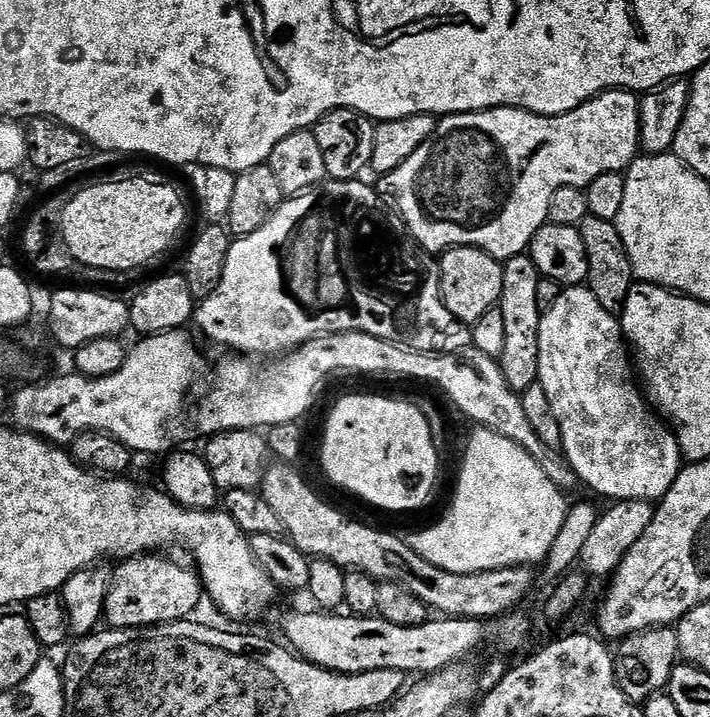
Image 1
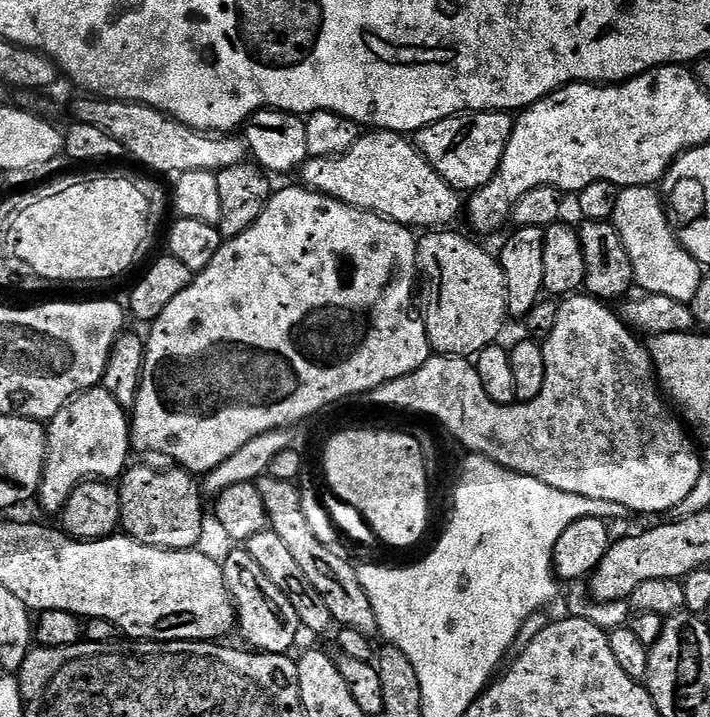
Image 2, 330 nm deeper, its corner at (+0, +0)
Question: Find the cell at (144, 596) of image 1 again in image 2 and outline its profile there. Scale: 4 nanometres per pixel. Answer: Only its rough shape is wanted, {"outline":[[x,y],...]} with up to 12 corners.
{"outline":[[129,467],[120,528],[146,546],[195,549],[205,500],[193,473]]}

